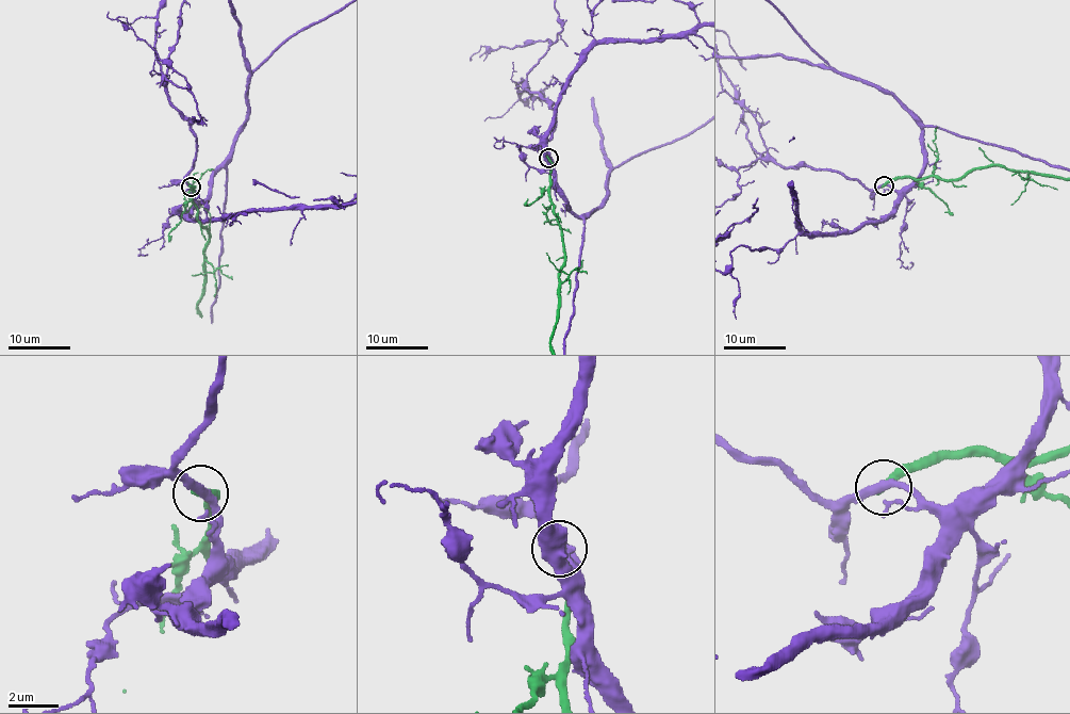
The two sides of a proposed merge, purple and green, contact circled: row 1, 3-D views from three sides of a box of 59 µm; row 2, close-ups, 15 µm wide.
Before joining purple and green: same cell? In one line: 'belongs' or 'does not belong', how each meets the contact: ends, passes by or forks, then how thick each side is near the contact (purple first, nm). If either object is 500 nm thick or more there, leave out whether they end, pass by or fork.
does not belong | purple passes by | green ends | 320/360 nm

